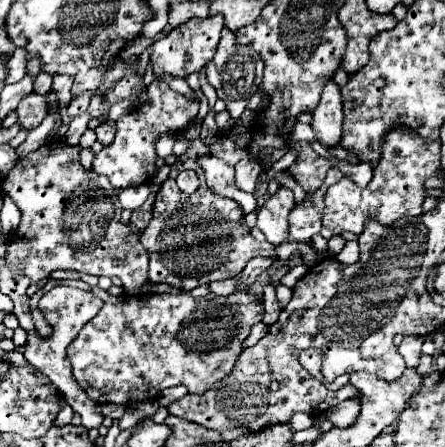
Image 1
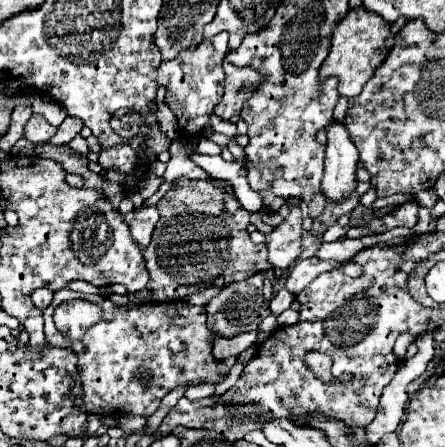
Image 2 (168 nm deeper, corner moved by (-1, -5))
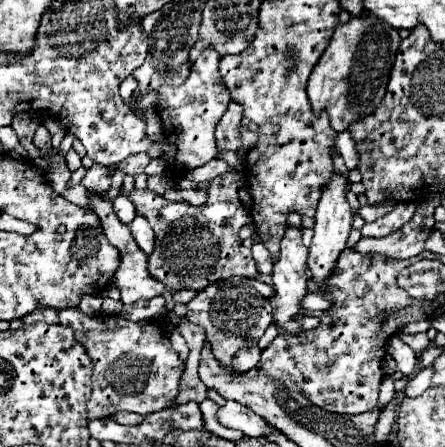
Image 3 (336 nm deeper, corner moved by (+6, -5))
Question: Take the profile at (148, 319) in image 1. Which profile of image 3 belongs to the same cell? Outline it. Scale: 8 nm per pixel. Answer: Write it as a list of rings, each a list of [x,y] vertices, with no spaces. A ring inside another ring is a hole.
[[[76,307],[60,311],[60,323],[74,329],[76,341],[86,347],[94,363],[94,379],[100,387],[92,389],[88,419],[104,419],[116,411],[132,411],[144,417],[152,411],[174,407],[182,377],[182,363],[158,323],[132,323],[118,315],[88,317]]]

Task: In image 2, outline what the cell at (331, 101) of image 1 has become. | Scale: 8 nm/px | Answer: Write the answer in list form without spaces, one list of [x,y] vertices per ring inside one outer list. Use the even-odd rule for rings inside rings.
[[[333,121],[327,125],[327,153],[325,153],[325,175],[321,181],[323,193],[327,195],[327,199],[331,201],[343,201],[343,197],[347,197],[357,183],[355,171],[357,171],[357,161],[359,161],[359,153],[355,149],[355,145],[351,143],[351,137],[347,135],[347,129],[343,123]]]

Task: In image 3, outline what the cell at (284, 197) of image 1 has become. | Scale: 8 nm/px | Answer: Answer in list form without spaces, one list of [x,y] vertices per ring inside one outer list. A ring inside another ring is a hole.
[[[290,227],[282,239],[282,249],[280,249],[280,259],[274,263],[274,271],[272,271],[272,279],[274,279],[274,297],[270,299],[272,307],[274,307],[274,321],[276,327],[284,333],[290,335],[298,335],[302,329],[302,325],[296,321],[296,317],[302,317],[302,299],[308,295],[308,247],[304,247],[302,243],[302,233],[294,227]]]

